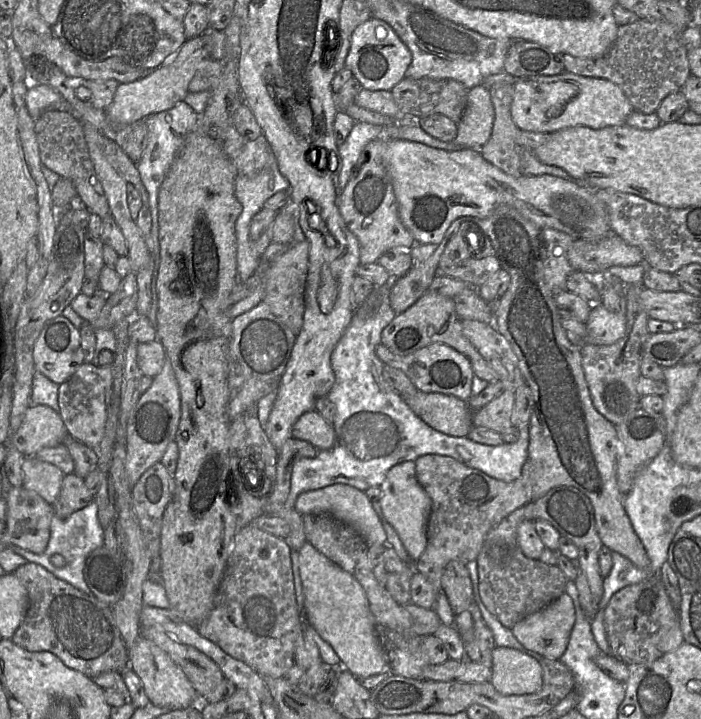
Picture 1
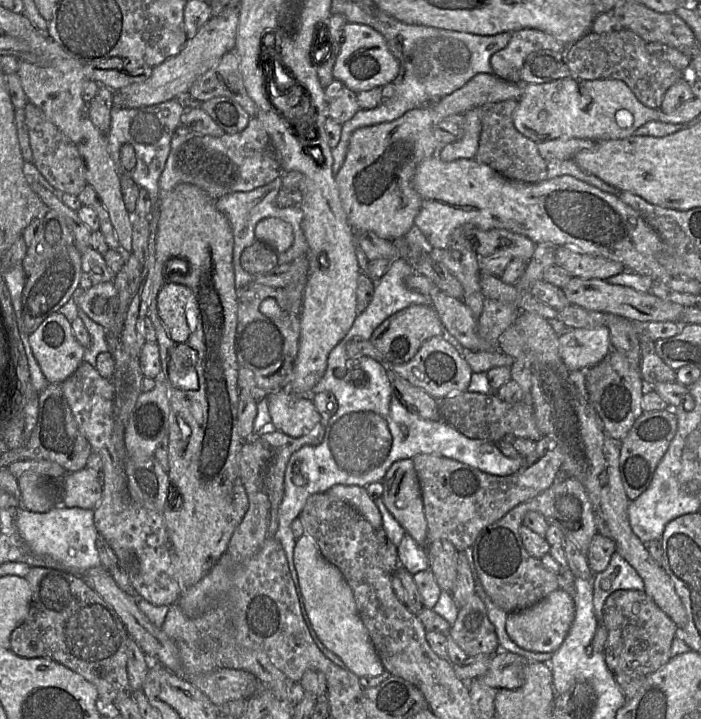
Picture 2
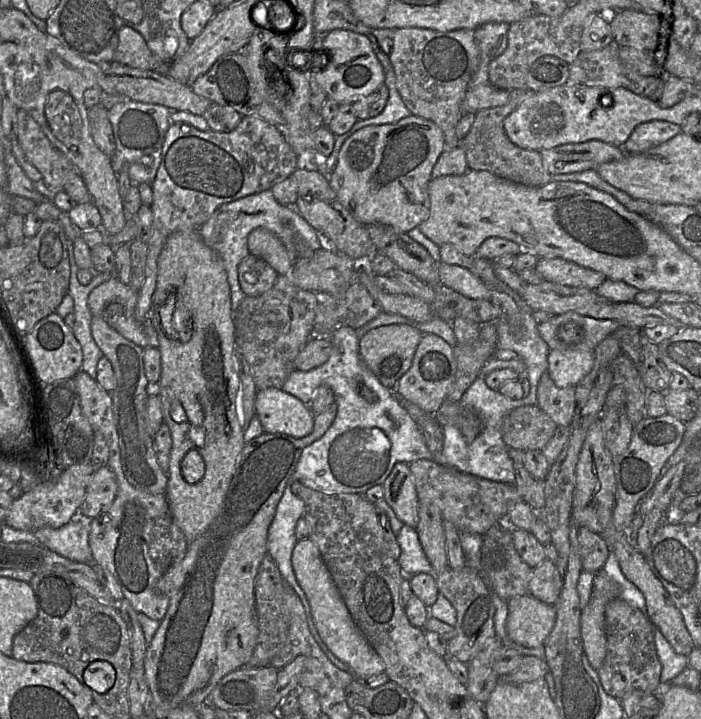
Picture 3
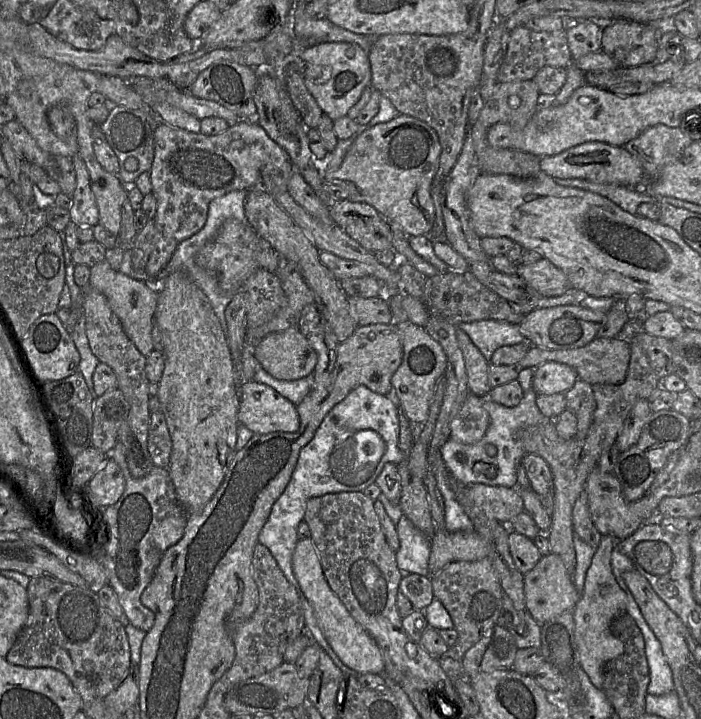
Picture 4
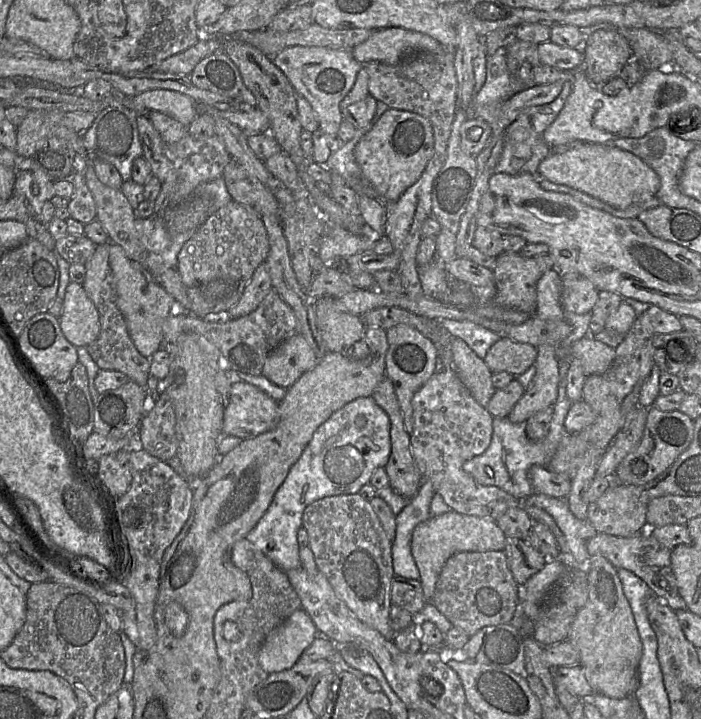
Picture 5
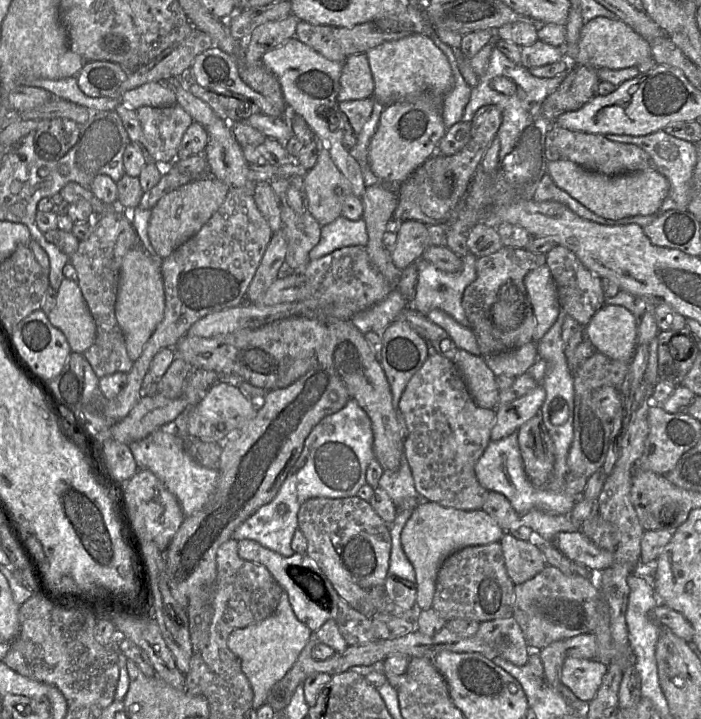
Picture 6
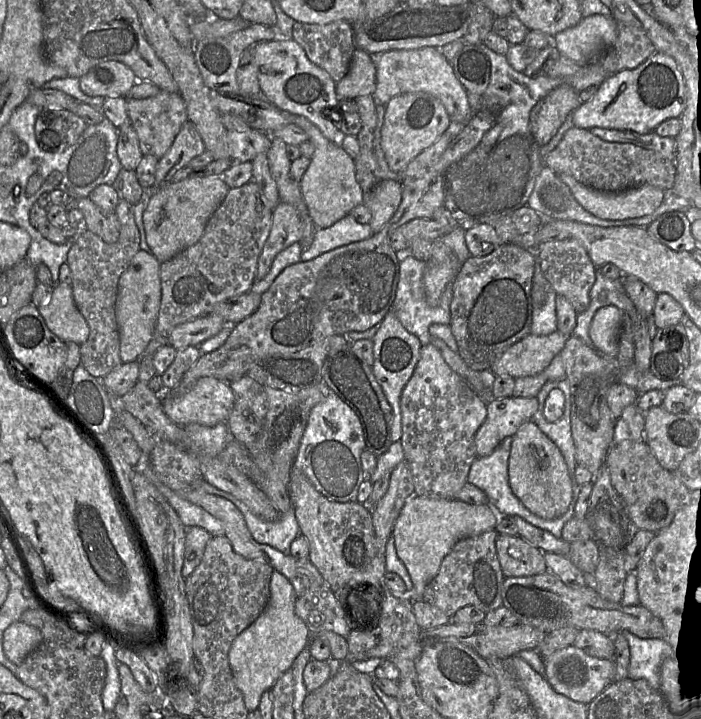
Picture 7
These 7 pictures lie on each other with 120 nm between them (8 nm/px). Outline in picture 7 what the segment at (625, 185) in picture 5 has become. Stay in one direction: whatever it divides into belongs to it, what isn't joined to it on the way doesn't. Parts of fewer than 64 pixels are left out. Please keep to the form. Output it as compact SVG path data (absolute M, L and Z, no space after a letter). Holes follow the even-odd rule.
M569 174L558 175L587 211L605 220L624 220L650 215L664 202L670 192L651 185L620 192L600 191L585 186Z

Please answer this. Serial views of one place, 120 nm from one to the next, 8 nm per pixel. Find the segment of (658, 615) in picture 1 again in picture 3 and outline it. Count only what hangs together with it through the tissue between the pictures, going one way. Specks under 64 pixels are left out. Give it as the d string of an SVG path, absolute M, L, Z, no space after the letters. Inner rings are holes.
M616 598L605 608L605 628L607 653L597 672L606 693L618 700L635 689L654 694L662 670L655 646L654 624L640 609Z

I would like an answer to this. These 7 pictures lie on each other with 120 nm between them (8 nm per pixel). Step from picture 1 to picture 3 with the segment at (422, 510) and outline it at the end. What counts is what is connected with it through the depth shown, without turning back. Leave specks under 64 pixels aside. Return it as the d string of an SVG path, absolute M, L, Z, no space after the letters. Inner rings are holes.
M396 463L382 483L383 499L403 524L416 528L419 522L419 498L409 464Z

